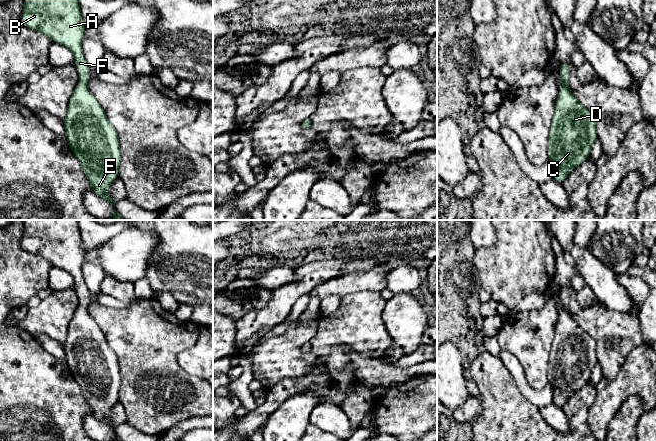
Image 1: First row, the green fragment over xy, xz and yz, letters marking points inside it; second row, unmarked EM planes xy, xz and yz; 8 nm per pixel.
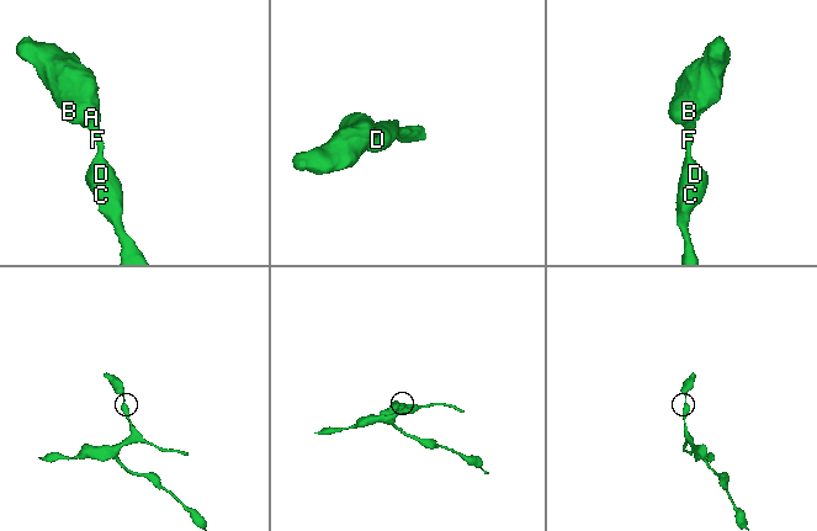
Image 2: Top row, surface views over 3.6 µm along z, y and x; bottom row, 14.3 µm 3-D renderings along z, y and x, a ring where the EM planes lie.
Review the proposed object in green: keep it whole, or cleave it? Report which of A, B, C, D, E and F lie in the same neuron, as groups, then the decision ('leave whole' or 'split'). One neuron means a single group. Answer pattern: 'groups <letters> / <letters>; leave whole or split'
groups A B C D E F; leave whole

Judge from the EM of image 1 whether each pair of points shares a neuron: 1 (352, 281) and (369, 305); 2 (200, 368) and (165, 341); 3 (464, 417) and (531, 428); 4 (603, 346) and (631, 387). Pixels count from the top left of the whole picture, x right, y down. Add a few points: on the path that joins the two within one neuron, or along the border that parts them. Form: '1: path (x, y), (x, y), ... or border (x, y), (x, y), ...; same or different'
1: border (379, 292), (357, 291), (350, 292), (341, 297); different
2: border (197, 336), (177, 356), (189, 374); different
3: border (479, 399), (480, 412), (471, 423); different
4: border (632, 349), (618, 373), (612, 379), (603, 378); different

